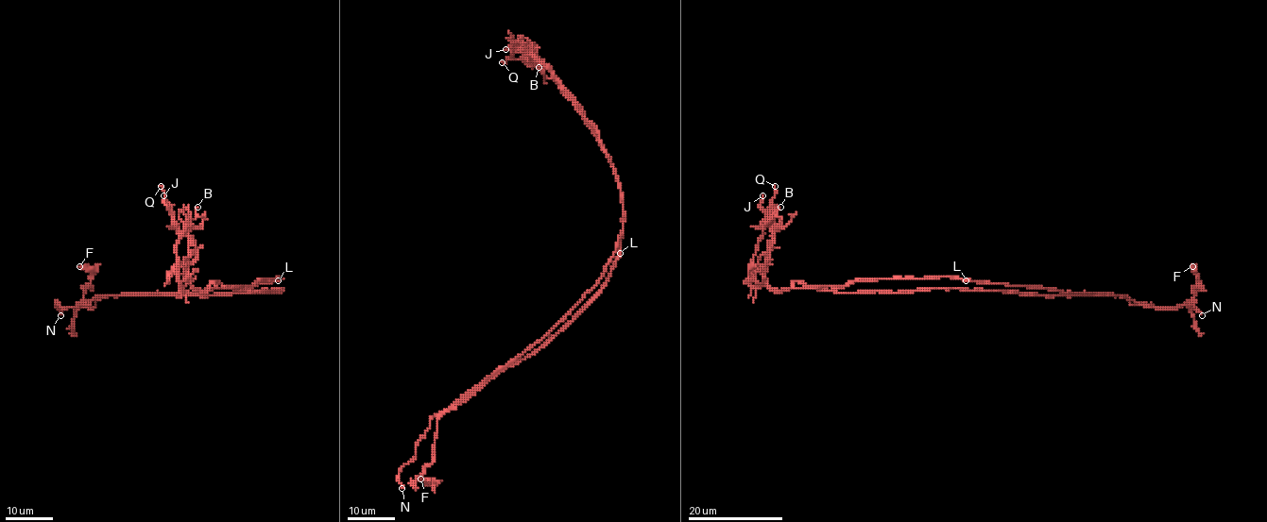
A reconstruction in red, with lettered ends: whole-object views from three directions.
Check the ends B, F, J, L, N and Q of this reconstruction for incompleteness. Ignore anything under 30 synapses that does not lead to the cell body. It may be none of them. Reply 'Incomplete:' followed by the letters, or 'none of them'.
Incomplete: N

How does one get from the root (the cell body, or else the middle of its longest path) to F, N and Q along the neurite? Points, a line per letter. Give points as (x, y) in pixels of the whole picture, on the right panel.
F: (964, 289), (1046, 295), (1107, 294), (1144, 305), (1175, 309), (1192, 299), (1198, 283), (1192, 266)
N: (964, 289), (1046, 295), (1124, 294), (1131, 304), (1158, 308), (1179, 308), (1189, 302), (1202, 315)
Q: (964, 289), (835, 293), (772, 290), (765, 284), (754, 286), (749, 281), (749, 263), (763, 234), (775, 186)

